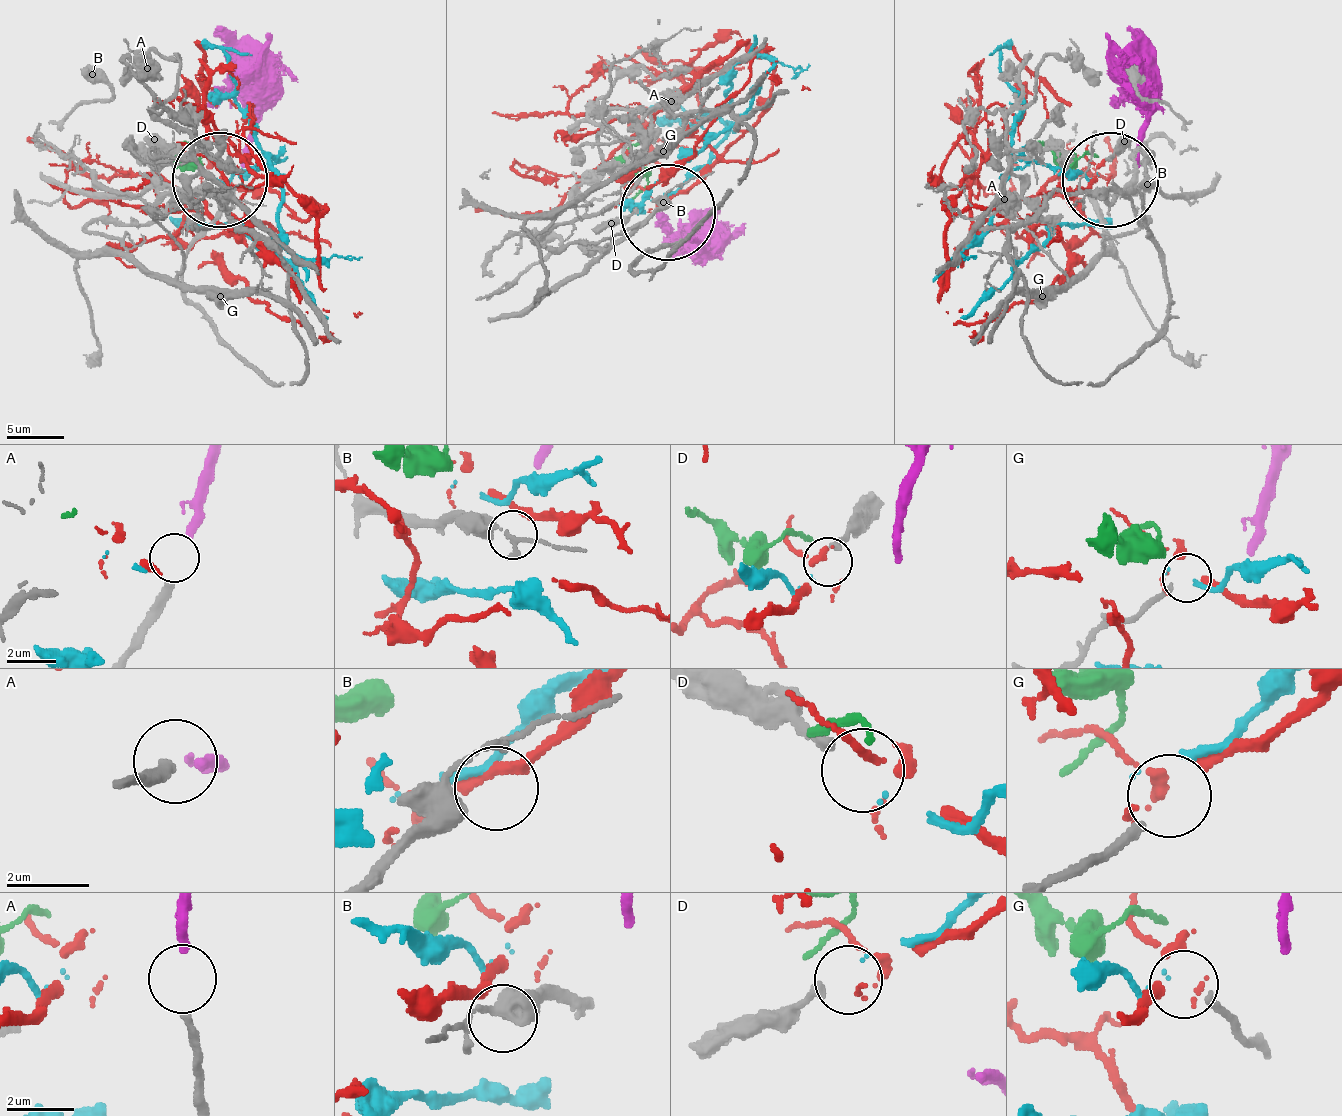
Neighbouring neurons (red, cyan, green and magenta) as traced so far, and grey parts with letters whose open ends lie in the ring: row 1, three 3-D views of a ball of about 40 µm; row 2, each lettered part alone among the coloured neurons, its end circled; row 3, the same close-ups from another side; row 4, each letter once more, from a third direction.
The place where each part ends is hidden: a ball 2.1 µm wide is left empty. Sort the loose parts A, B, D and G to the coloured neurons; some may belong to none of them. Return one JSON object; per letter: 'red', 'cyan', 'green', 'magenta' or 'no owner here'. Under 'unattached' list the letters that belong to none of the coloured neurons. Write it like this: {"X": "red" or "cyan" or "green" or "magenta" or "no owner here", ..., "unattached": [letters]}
{"A": "magenta", "B": "no owner here", "D": "cyan", "G": "no owner here", "unattached": ["B", "G"]}

